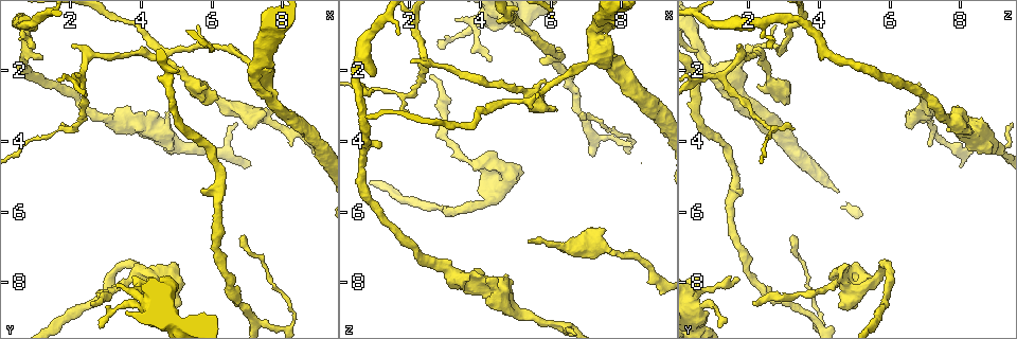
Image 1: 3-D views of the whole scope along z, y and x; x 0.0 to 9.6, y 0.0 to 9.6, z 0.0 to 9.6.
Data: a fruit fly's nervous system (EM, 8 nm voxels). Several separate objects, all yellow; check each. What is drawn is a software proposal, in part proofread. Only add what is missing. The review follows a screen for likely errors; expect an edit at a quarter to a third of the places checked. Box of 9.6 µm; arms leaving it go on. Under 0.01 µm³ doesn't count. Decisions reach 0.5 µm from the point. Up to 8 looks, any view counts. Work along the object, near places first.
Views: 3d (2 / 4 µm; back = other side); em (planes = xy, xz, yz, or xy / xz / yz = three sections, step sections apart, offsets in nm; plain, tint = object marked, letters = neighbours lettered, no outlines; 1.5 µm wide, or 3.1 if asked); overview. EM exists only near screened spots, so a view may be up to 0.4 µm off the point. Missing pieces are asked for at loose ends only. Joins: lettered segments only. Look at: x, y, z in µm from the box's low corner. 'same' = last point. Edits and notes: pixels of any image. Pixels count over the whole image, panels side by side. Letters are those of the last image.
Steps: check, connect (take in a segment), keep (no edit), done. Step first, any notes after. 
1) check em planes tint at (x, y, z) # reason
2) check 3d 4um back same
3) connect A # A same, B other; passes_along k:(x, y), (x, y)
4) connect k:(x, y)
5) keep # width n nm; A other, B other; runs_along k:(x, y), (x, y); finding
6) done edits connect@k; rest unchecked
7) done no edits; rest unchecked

check em planes plain at (4.30, 7.85, 1.75) # an open end

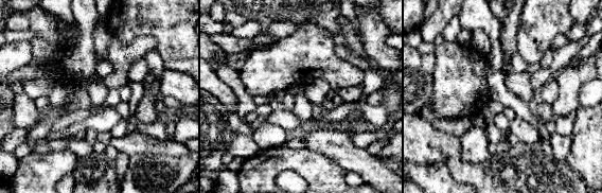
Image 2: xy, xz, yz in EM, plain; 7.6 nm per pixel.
check em planes letters same # see the neighbours

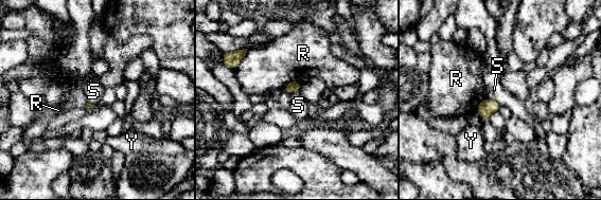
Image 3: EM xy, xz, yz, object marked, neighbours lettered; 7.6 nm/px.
keep # R other, S other, Y other; border 3:(485, 96), (495, 100), (500, 105); none of them fits

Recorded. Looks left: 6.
check em planes letters at (2.60, 8.60, 2.15) # long arm stops here

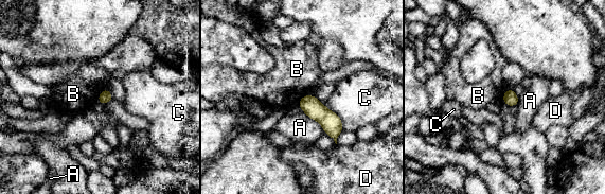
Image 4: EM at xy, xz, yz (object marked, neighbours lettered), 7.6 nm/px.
keep # A other, B other, C other, D other; border 4:(104, 88), (95, 101); no lettered segment goes on from it

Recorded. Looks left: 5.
check 3d 4um at (2.05, 1.35, 1.70) # tapers out

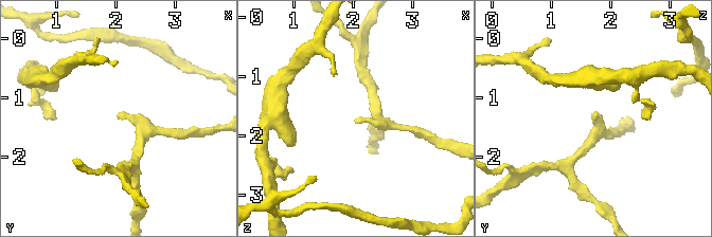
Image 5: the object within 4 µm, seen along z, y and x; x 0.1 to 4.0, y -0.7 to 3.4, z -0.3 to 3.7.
check em planes letters at (2.05, 1.30, 1.80)

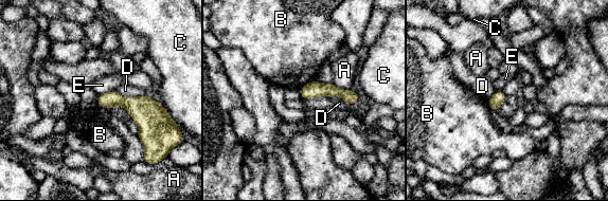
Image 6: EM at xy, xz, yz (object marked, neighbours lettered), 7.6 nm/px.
keep # width 100 nm; A other, B other, C other, D other, E other; no lettered segment goes on from it

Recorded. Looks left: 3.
done no edits; rest unchecked

